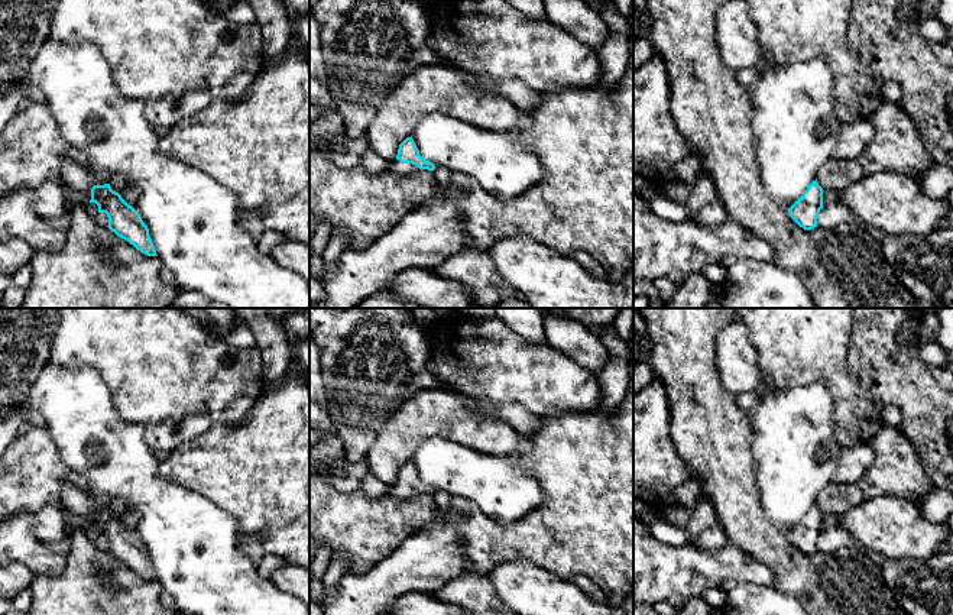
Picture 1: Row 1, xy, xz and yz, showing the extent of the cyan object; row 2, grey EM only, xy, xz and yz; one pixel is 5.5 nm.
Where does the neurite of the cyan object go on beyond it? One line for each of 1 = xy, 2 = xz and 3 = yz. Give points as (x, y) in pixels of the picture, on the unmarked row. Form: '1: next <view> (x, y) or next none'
1: next none
2: next xz (396, 491)
3: next none

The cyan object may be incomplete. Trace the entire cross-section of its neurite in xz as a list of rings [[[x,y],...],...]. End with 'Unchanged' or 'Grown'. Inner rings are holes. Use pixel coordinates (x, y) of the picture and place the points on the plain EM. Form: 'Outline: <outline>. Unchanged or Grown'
Outline: [[[412,460],[406,462],[399,469],[396,482],[388,488],[388,495],[399,499],[412,499],[422,493],[434,495],[435,489],[419,479]]]. Grown

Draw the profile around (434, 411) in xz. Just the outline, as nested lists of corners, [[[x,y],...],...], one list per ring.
[[[431,388],[416,392],[385,423],[364,463],[390,486],[421,441],[434,436],[489,456],[509,456],[522,444],[522,437],[509,424],[473,412],[454,391]]]

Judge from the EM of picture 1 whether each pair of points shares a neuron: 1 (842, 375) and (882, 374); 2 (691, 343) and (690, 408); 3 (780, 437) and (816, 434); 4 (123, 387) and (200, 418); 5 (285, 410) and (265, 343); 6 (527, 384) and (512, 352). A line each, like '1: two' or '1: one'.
1: two
2: one
3: one
4: one
5: two
6: one

